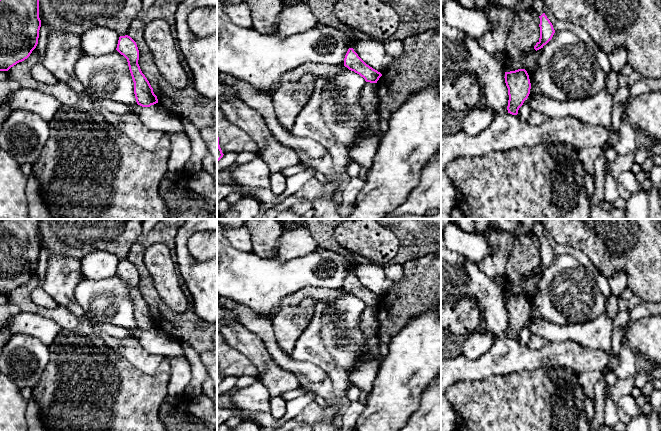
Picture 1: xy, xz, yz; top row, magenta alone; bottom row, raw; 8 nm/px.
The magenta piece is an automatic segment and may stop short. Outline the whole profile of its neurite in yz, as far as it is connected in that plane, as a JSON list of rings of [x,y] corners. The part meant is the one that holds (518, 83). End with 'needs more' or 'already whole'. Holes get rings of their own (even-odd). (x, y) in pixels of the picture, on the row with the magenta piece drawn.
[[[525,69],[505,72],[505,83],[508,88],[508,113],[517,115],[519,108],[528,98],[531,89],[529,75]]]; already whole

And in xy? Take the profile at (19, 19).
[[[0,0],[0,71],[30,56],[38,44],[40,27],[39,0]]]; already whole

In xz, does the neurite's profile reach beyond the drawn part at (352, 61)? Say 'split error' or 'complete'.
complete

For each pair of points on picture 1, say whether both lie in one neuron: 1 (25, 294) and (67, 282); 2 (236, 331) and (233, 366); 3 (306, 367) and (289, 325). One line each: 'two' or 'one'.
1: two
2: two
3: two

